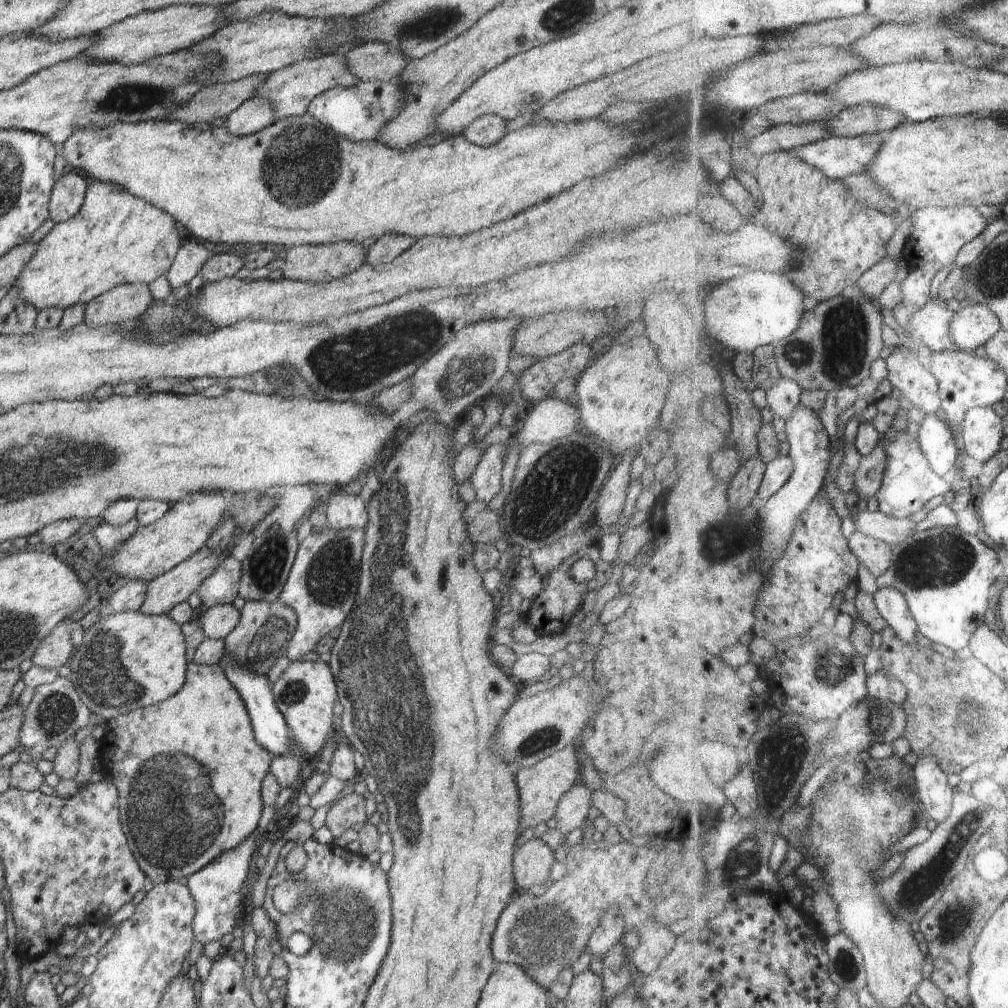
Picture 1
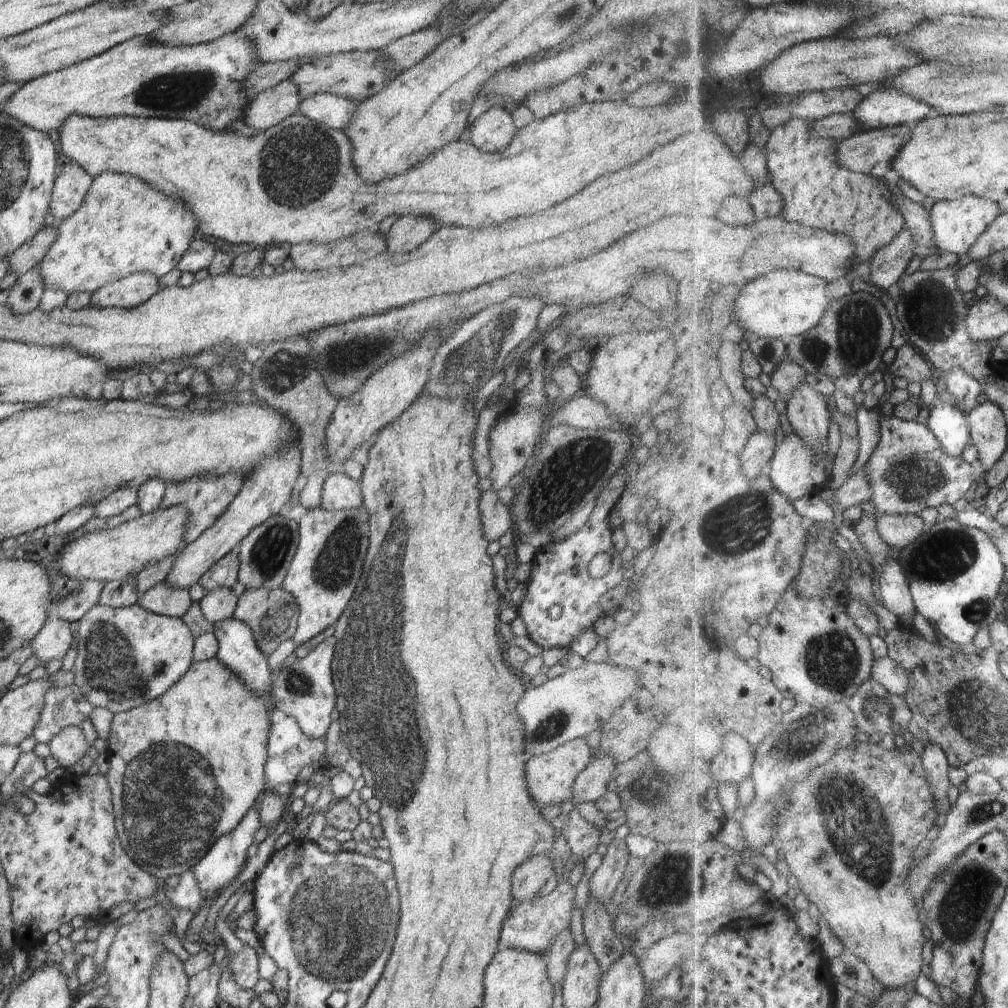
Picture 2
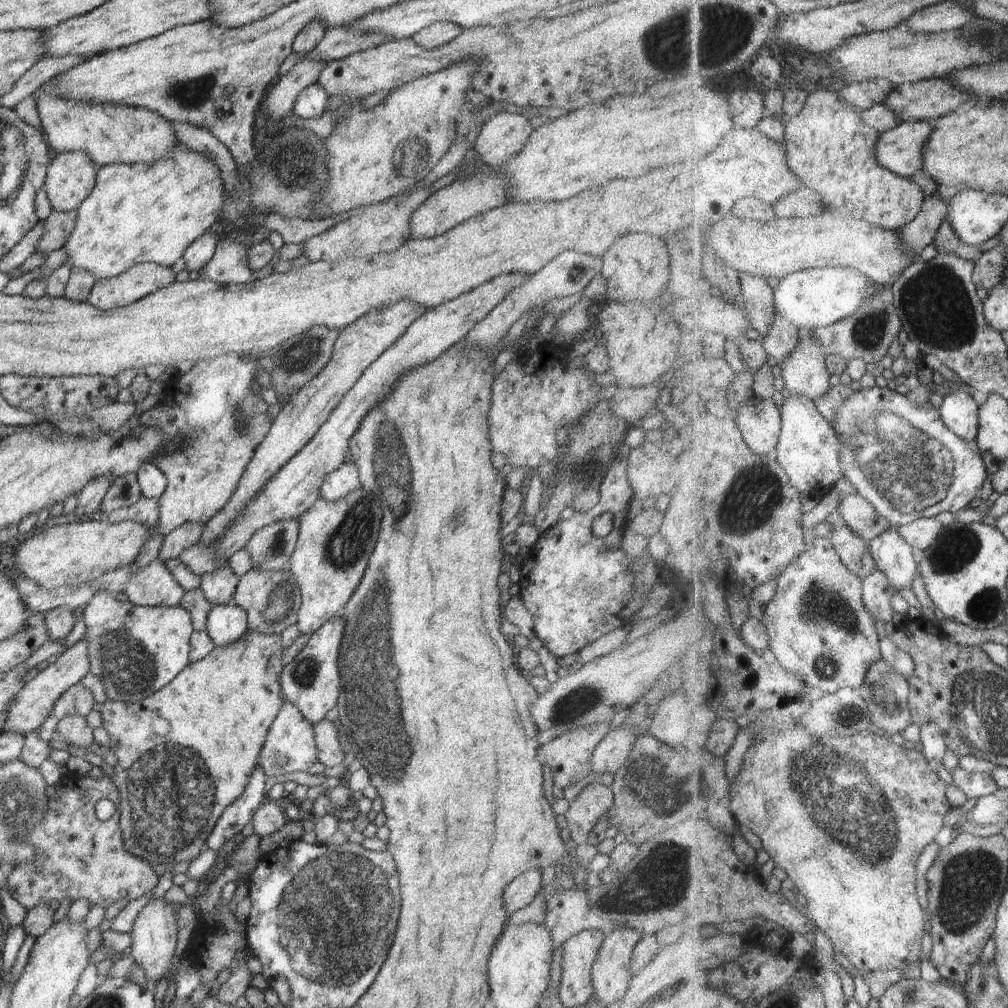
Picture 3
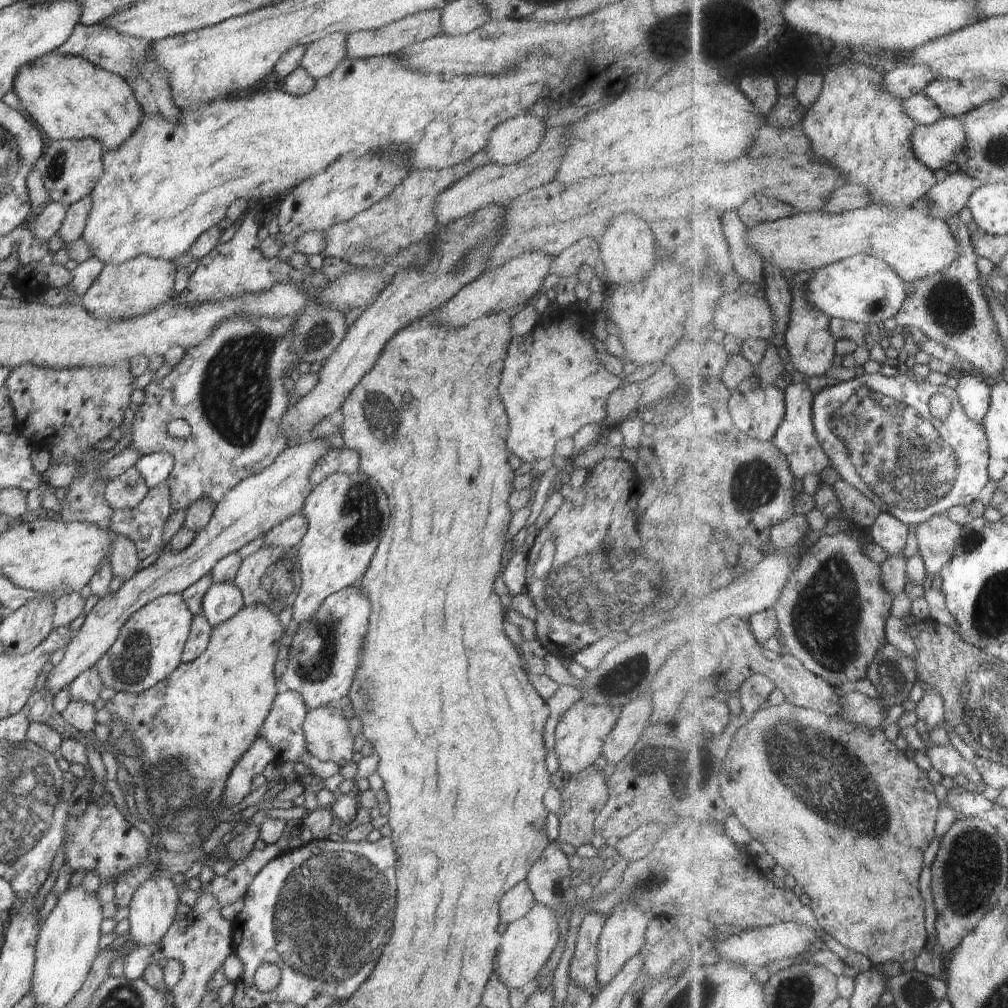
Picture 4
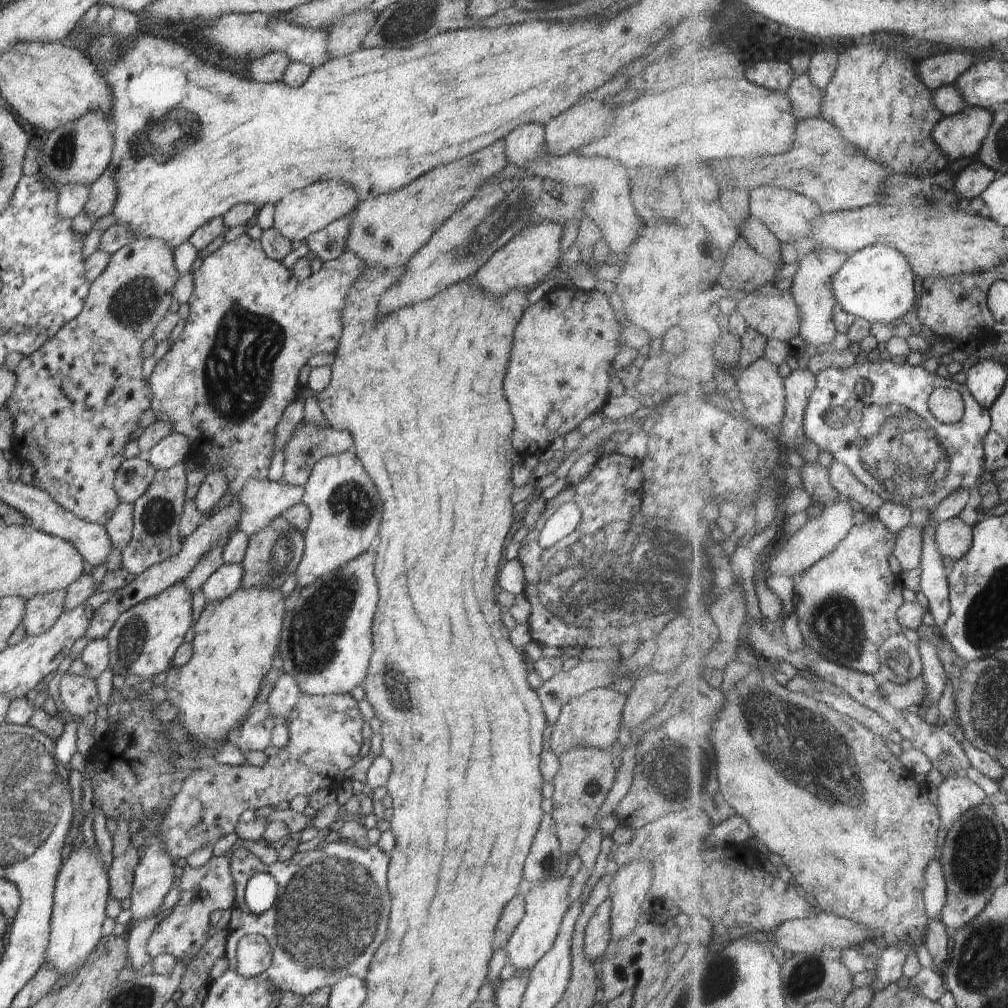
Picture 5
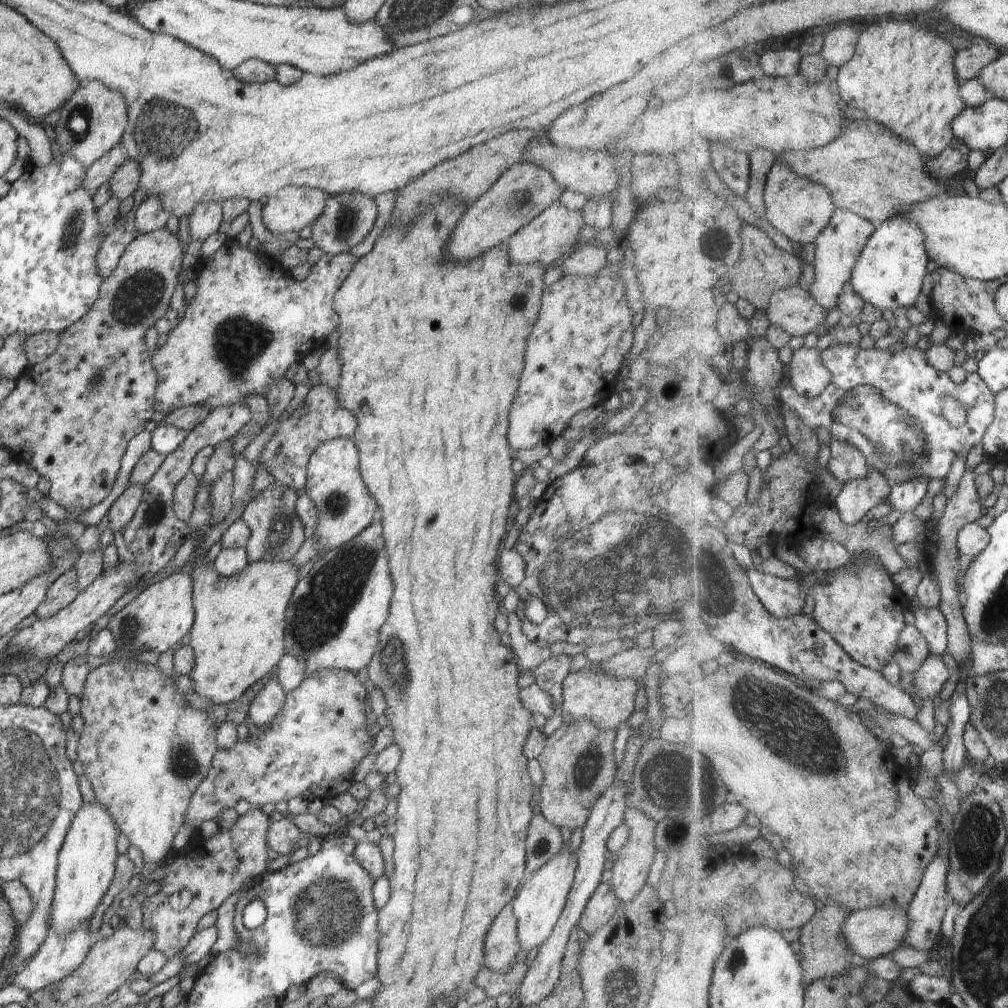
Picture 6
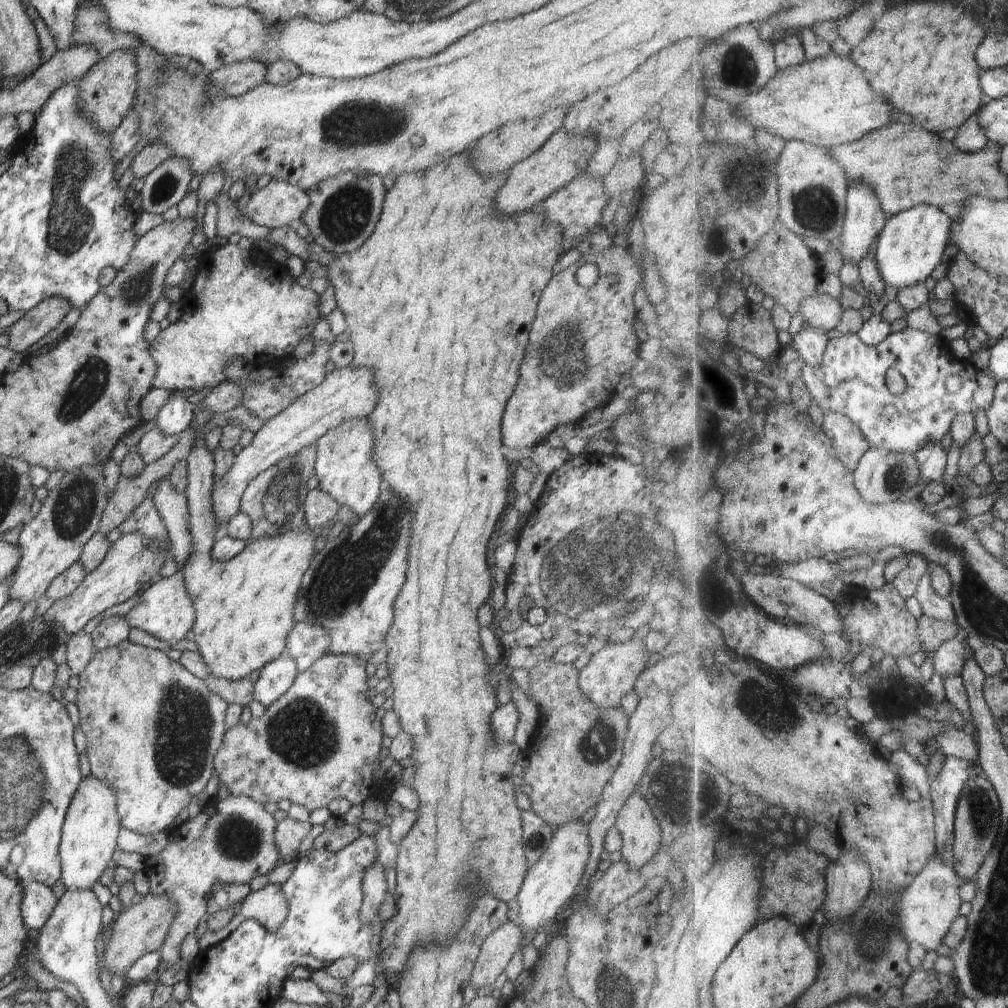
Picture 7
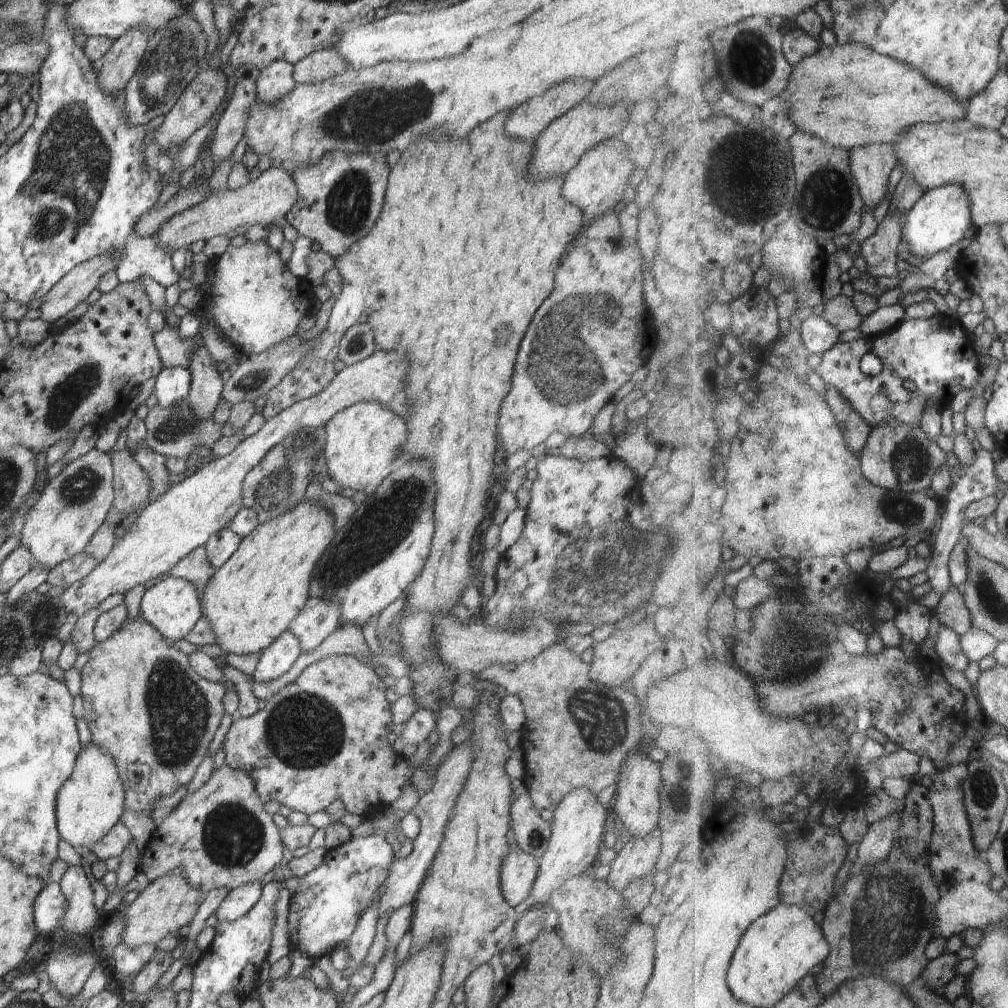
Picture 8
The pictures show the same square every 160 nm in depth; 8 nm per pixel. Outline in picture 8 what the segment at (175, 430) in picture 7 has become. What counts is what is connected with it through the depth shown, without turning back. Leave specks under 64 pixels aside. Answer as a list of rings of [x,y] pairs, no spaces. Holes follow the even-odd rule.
[[[184,367],[163,369],[156,376],[153,393],[157,396],[160,406],[169,407],[189,396],[191,387],[191,372]]]

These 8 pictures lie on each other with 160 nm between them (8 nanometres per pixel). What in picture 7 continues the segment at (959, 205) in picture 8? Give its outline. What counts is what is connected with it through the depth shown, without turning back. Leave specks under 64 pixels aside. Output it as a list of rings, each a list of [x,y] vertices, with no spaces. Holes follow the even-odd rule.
[[[922,204],[920,207],[890,217],[887,227],[880,234],[878,242],[878,268],[886,284],[900,290],[927,280],[934,270],[942,264],[942,258],[948,250],[952,239],[952,222],[954,219],[942,212],[942,208]]]

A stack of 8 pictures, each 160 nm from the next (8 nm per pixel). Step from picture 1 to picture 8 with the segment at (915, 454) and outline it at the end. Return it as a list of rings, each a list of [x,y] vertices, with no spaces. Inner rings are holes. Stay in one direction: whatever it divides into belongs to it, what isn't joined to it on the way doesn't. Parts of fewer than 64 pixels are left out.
[[[936,314],[929,319],[909,319],[893,331],[881,335],[863,336],[861,339],[849,343],[841,341],[831,351],[824,354],[824,360],[818,368],[818,372],[827,385],[833,384],[842,389],[845,397],[858,412],[864,415],[873,428],[886,423],[920,427],[929,400],[936,401],[943,411],[952,406],[952,402],[959,392],[978,388],[983,366],[980,364],[980,355],[974,341],[975,338],[964,329],[959,319],[944,316],[944,314]],[[868,353],[873,353],[882,360],[883,371],[879,375],[872,377],[862,372],[860,364],[862,364],[862,358]],[[906,380],[912,380],[917,386],[916,390],[904,388]],[[872,396],[876,396],[876,402],[884,402],[888,406],[872,408]]]

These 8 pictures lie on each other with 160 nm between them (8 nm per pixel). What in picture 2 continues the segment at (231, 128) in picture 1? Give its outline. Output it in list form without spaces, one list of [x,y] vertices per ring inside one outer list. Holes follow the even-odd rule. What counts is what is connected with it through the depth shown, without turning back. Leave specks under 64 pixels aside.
[[[286,79],[250,99],[243,114],[243,123],[265,131],[298,113],[300,102],[297,86]]]

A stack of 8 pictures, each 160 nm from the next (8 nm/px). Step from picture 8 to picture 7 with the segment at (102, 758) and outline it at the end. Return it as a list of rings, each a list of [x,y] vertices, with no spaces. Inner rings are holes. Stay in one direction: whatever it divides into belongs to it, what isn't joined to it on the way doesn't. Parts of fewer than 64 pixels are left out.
[[[88,776],[80,782],[62,828],[59,856],[61,879],[66,890],[92,890],[102,872],[113,864],[121,830],[116,810],[116,794],[96,776]]]

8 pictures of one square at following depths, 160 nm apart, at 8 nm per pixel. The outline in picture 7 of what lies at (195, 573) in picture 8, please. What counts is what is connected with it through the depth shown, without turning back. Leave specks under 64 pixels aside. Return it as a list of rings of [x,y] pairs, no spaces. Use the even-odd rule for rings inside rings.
[[[164,477],[159,482],[158,488],[154,490],[154,506],[158,508],[160,518],[168,528],[169,555],[176,560],[178,571],[182,571],[188,562],[188,556],[192,554],[186,498],[172,488],[168,478]]]

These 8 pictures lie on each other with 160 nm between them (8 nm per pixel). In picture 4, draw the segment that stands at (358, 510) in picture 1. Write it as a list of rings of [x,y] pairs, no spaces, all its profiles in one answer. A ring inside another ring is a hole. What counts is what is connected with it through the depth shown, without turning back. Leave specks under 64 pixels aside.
[[[338,448],[328,452],[324,456],[324,460],[320,460],[320,464],[314,468],[314,472],[310,474],[310,482],[314,487],[322,484],[328,476],[332,474],[356,474],[360,471],[359,456],[351,448]]]

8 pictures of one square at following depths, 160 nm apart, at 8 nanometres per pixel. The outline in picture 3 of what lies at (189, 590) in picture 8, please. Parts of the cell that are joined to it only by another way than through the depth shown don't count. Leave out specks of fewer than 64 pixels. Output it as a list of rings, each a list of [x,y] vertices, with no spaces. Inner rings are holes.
[[[98,591],[84,607],[83,616],[89,642],[89,671],[102,681],[110,701],[125,704],[142,700],[167,685],[190,663],[189,640],[194,630],[191,616],[181,605],[139,607]]]

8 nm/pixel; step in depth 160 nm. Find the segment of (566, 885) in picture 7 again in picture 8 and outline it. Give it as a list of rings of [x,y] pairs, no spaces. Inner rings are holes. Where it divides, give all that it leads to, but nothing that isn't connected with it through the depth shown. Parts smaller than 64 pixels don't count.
[[[578,787],[568,792],[555,806],[551,824],[551,837],[546,852],[537,862],[538,876],[531,890],[530,904],[545,904],[552,891],[559,891],[561,884],[580,873],[590,872],[597,864],[606,831],[605,820],[609,808],[598,801],[588,787]]]

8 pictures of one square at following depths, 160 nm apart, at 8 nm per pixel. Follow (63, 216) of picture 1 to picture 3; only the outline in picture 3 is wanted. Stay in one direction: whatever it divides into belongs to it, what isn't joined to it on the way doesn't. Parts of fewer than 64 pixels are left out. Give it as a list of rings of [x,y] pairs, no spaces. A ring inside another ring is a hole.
[[[87,152],[57,153],[50,161],[43,184],[53,210],[77,210],[94,188],[97,167]]]

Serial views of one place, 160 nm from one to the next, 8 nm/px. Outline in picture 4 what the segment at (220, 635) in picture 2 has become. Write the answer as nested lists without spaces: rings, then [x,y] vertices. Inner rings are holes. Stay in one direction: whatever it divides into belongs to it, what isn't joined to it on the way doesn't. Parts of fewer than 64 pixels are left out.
[[[230,582],[212,584],[208,588],[201,603],[203,616],[210,627],[220,628],[226,620],[236,616],[240,608],[244,608],[244,602],[240,590]]]

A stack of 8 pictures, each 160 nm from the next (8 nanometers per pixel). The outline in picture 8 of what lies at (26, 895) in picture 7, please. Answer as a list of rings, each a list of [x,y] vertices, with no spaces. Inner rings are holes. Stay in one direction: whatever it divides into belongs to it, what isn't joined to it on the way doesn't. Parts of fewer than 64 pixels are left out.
[[[58,883],[45,884],[34,904],[33,914],[38,932],[50,934],[61,926],[67,909],[67,898]]]

